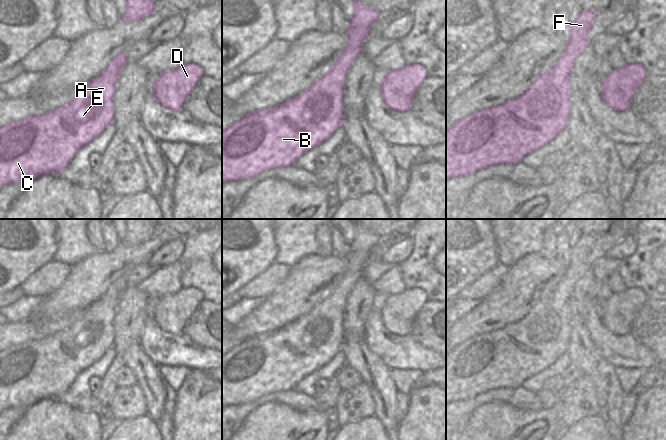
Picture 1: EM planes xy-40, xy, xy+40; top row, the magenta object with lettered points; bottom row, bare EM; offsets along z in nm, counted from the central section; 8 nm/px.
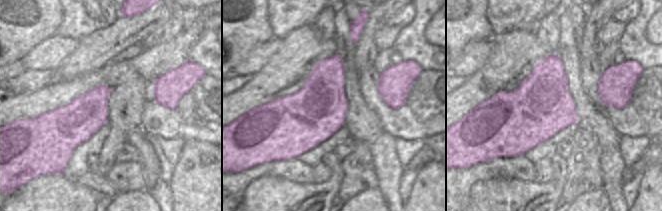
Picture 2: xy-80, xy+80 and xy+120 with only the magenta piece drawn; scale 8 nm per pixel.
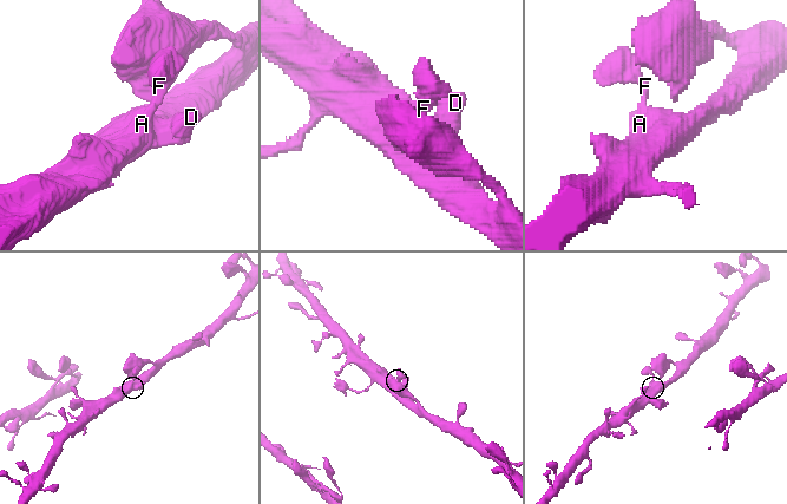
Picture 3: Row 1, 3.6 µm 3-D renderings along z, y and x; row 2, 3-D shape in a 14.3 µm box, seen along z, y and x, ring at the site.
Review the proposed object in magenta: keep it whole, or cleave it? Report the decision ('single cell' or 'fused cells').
single cell

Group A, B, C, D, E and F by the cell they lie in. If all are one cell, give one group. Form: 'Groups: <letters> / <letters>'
Groups: A B C D E F.

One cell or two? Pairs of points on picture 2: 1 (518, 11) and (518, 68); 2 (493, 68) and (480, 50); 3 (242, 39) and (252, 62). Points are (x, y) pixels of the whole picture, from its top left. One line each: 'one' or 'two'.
1: two
2: two
3: two

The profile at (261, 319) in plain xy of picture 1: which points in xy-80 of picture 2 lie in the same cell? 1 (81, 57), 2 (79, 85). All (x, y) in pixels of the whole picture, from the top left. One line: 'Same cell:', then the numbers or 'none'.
Same cell: 1

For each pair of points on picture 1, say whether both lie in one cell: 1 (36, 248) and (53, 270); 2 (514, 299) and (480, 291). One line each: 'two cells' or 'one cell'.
1: two cells
2: two cells

